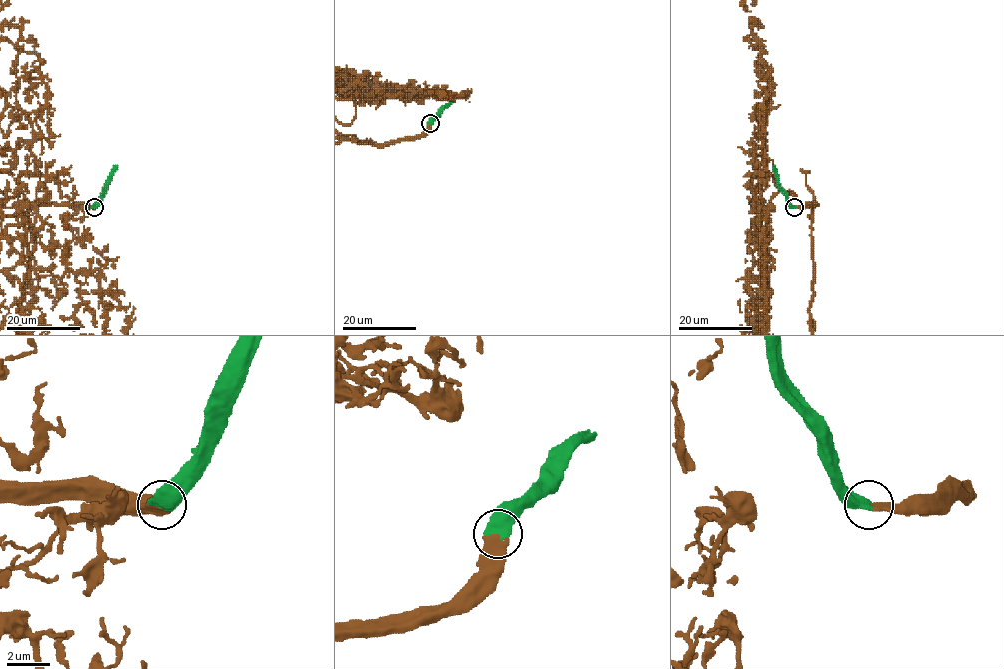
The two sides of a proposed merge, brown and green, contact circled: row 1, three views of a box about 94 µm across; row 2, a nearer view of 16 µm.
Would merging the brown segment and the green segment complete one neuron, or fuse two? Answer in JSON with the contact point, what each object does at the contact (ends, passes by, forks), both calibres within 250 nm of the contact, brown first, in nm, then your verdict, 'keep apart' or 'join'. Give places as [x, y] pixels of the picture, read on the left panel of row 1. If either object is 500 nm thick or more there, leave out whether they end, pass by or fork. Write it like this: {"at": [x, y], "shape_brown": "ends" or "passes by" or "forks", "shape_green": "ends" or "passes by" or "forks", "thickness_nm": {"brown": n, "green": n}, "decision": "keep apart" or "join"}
{"at": [94, 207], "thickness_nm": {"brown": 420, "green": 600}, "decision": "join"}

